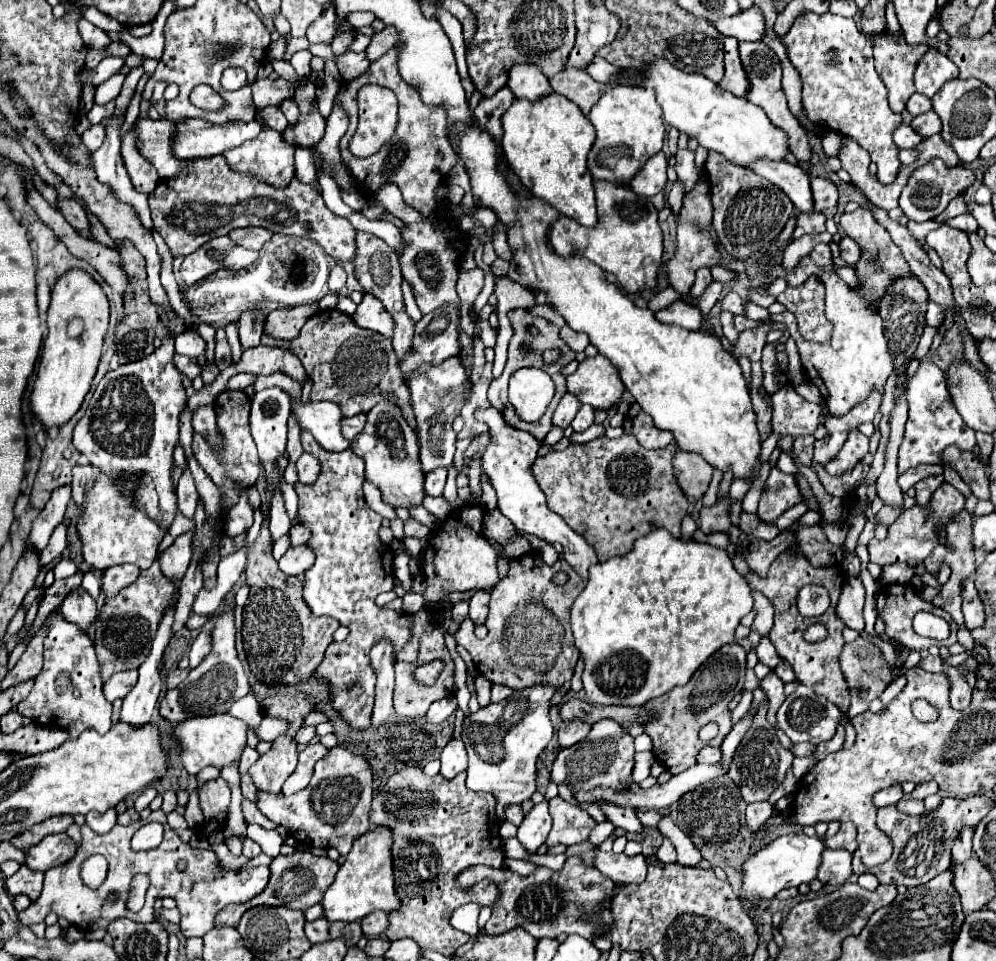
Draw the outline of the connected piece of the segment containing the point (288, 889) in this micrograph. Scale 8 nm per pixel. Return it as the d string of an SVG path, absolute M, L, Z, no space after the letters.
M294 851L292 855L278 855L270 863L270 881L268 881L266 889L262 893L258 893L258 897L254 897L254 901L248 901L246 905L228 905L226 909L222 909L222 913L218 913L218 917L216 917L216 927L222 927L222 925L238 927L242 913L246 913L248 909L252 909L256 905L270 905L270 907L282 905L282 907L306 911L308 907L322 901L324 891L334 881L338 869L340 869L338 861L332 861L326 855L316 857L308 851Z

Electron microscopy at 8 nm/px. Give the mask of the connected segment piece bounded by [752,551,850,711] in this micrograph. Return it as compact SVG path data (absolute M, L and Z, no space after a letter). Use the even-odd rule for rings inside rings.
M784 551L782 555L776 557L776 561L770 565L768 569L768 577L762 579L762 577L754 577L752 579L752 587L760 593L764 593L772 603L774 603L774 609L776 609L776 615L774 615L774 627L768 635L768 639L772 641L772 645L776 647L780 659L788 661L798 677L798 681L810 689L814 689L814 693L826 697L828 701L834 701L842 711L846 711L850 707L850 693L848 693L848 685L842 677L842 671L840 671L840 663L838 663L838 655L842 651L842 645L844 645L844 637L842 637L842 629L844 629L844 621L836 615L836 605L838 605L838 597L842 593L842 583L840 579L844 581L844 571L840 565L828 565L828 567L814 567L808 563L808 559L804 555L794 555L790 551ZM810 583L816 583L816 585L822 585L828 589L830 593L830 599L832 599L832 605L830 609L820 615L820 617L814 617L814 619L806 619L798 613L796 609L796 597L798 597L798 591L804 587L804 585L810 585ZM814 623L822 623L830 633L826 635L826 639L818 641L818 643L808 643L804 639L804 631L814 625Z

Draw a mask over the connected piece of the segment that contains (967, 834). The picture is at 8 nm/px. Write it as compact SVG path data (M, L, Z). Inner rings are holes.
M968 827L962 829L962 833L958 833L954 847L952 847L954 861L964 863L966 859L972 857L972 835L974 835L974 829L968 829Z

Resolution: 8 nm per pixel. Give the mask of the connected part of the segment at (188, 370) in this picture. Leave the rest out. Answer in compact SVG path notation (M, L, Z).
M178 355L178 369L180 373L184 373L188 379L194 379L200 375L202 367L198 365L198 361L194 357L184 357L184 355Z

